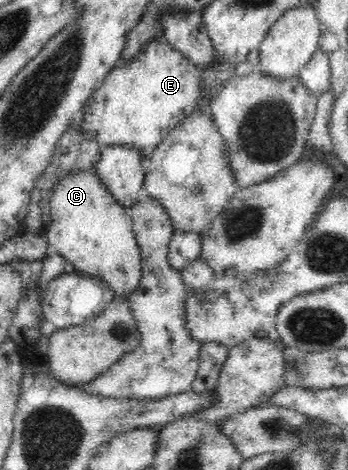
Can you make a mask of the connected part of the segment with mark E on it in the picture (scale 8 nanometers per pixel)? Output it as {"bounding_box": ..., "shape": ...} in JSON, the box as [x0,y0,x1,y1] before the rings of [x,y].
{"bounding_box":[79,41,207,149],"shape":[[[151,41],[149,45],[143,46],[143,51],[137,53],[135,59],[131,59],[129,63],[125,63],[123,67],[121,65],[116,66],[111,70],[105,77],[105,79],[96,89],[93,94],[87,99],[87,102],[82,107],[79,118],[82,118],[82,133],[88,133],[92,135],[102,146],[113,146],[113,145],[125,145],[127,147],[134,147],[135,149],[154,149],[163,141],[168,133],[171,133],[175,127],[179,125],[187,116],[190,116],[194,112],[194,107],[198,103],[203,103],[205,97],[207,97],[207,90],[205,86],[200,82],[200,70],[193,64],[187,57],[181,54],[179,51],[173,49],[168,43],[160,43],[160,41]]]}

